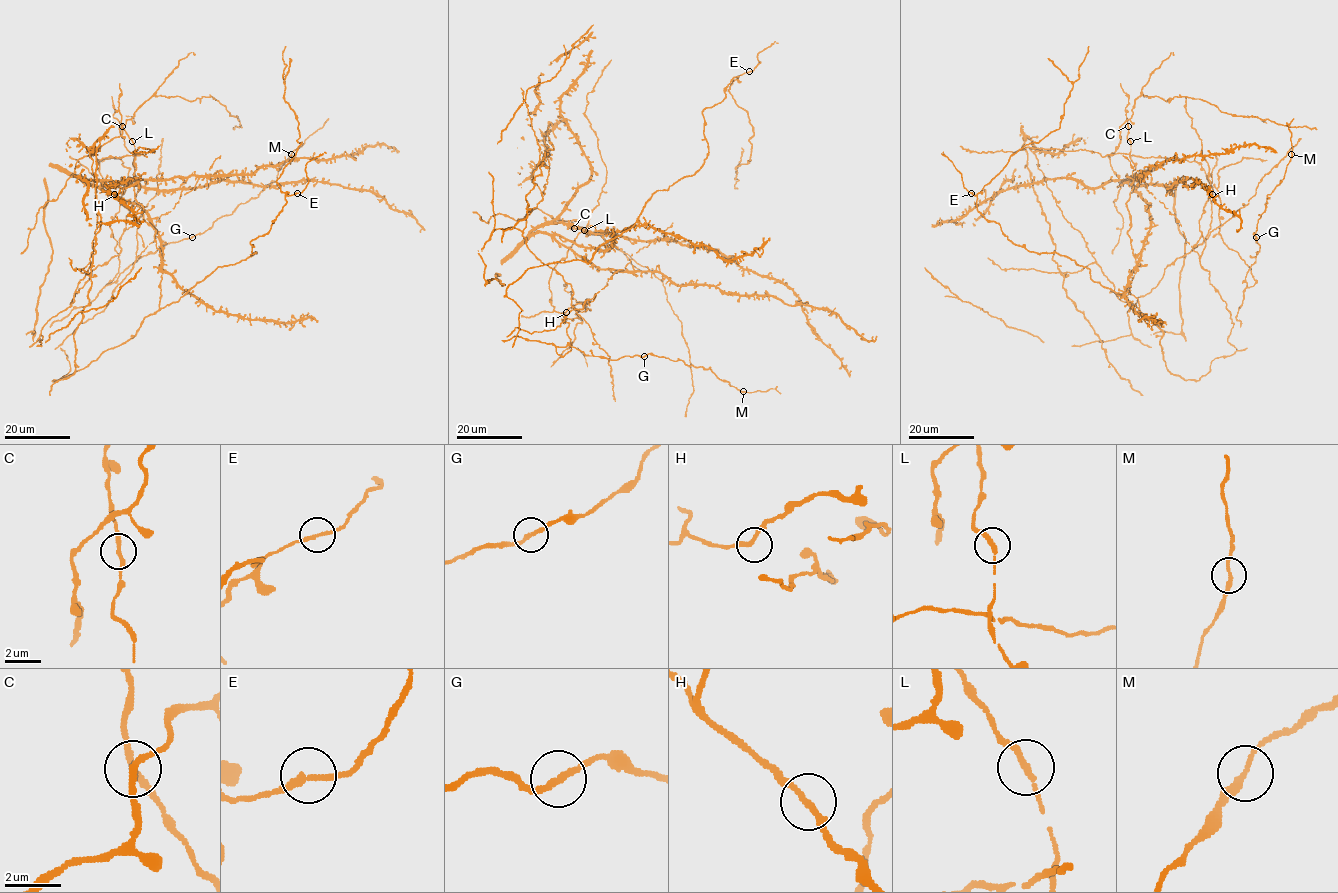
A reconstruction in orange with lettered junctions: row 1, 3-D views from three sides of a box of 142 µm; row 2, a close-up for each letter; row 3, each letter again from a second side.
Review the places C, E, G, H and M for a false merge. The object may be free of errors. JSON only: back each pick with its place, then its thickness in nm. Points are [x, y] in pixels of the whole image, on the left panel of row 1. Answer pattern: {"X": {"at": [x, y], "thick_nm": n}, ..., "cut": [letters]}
{"cut": []}

